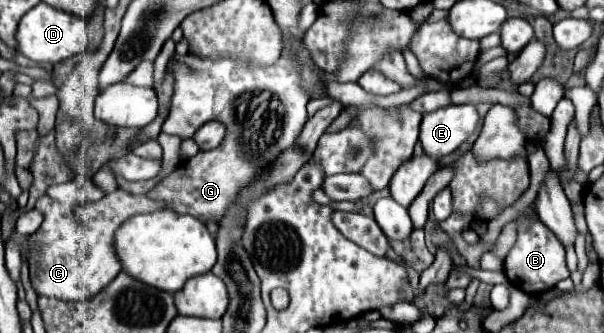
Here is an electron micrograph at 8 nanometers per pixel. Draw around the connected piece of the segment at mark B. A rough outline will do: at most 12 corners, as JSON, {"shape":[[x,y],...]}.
{"shape":[[531,210],[505,274],[539,296],[569,276],[565,248]]}

